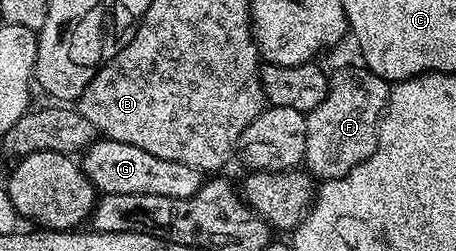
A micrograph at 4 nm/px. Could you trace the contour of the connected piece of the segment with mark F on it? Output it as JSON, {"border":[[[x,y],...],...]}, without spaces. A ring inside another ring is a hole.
{"border":[[[365,66],[358,68],[338,68],[329,73],[328,79],[330,89],[326,92],[324,102],[316,106],[311,112],[305,113],[307,124],[307,142],[304,168],[311,177],[325,182],[328,180],[339,180],[346,176],[360,162],[364,162],[373,154],[378,145],[378,122],[385,112],[390,98],[391,85],[372,74]]]}

